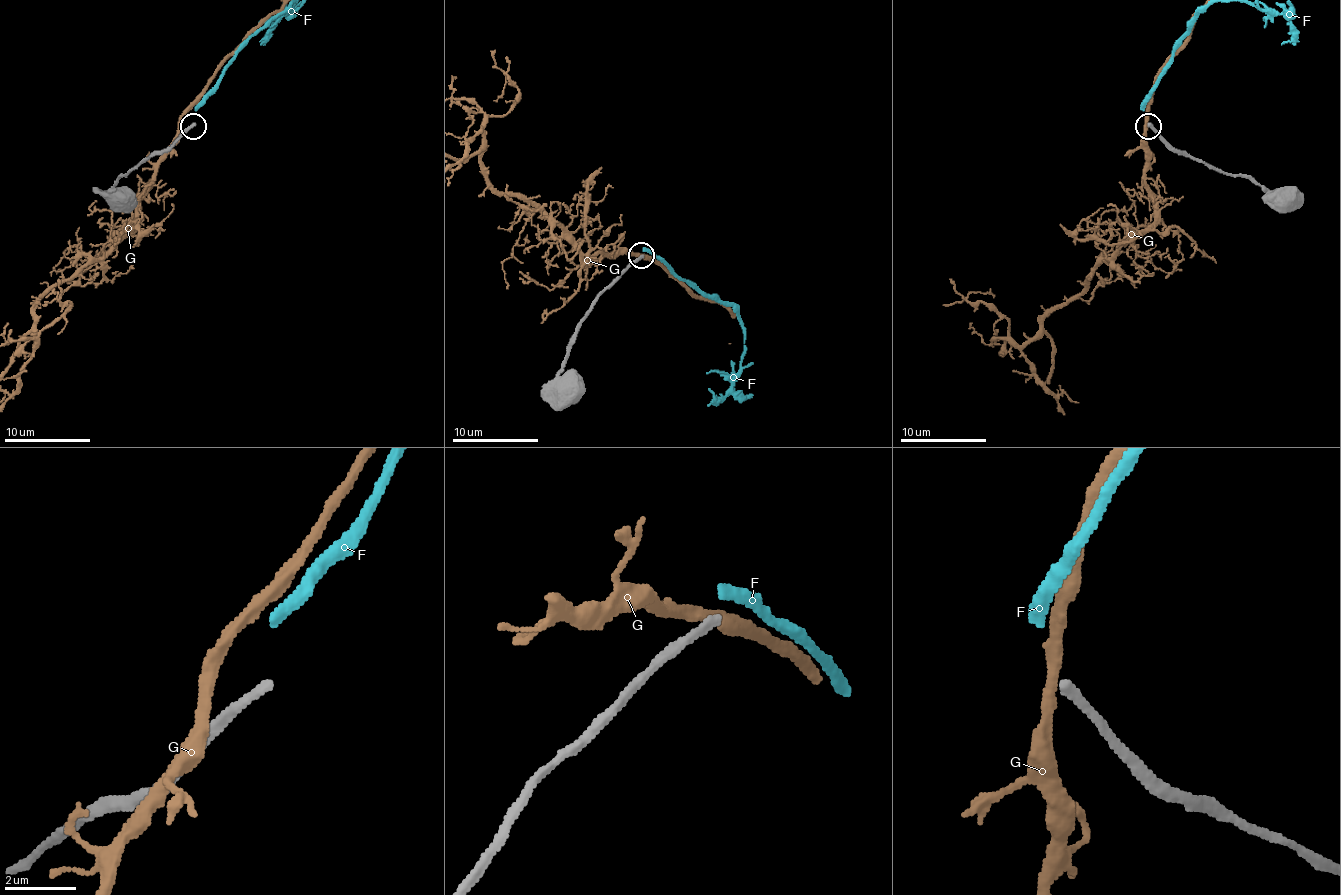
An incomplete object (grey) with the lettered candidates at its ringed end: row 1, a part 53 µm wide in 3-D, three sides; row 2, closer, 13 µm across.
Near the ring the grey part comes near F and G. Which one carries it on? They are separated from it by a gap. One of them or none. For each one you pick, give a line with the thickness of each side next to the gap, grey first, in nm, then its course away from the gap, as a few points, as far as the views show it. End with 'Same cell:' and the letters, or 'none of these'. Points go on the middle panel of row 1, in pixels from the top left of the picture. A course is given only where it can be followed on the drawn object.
Same cell: none of these

